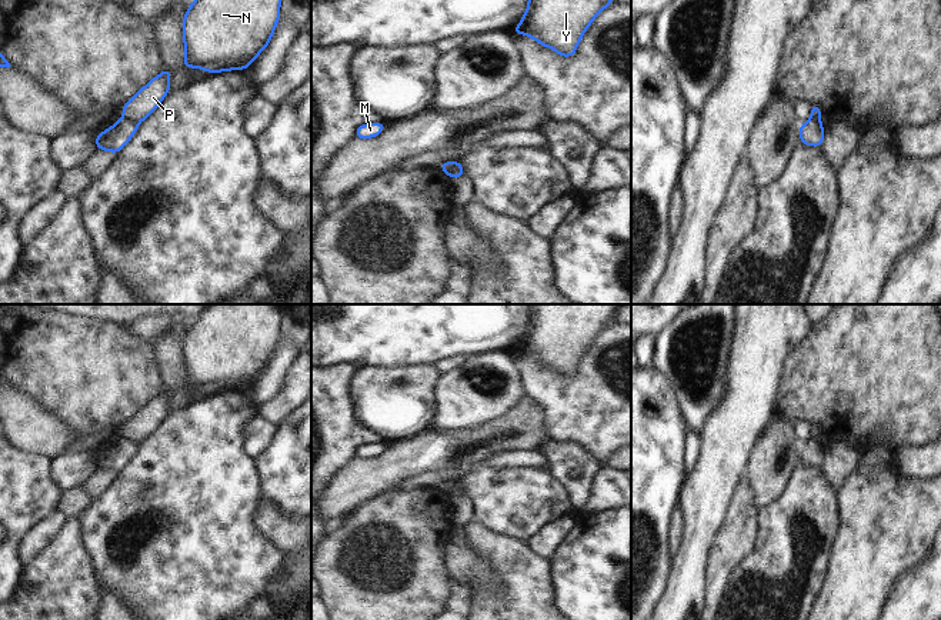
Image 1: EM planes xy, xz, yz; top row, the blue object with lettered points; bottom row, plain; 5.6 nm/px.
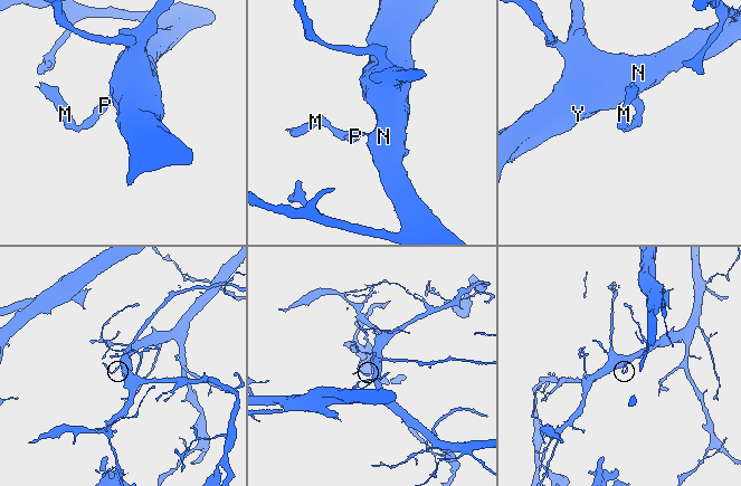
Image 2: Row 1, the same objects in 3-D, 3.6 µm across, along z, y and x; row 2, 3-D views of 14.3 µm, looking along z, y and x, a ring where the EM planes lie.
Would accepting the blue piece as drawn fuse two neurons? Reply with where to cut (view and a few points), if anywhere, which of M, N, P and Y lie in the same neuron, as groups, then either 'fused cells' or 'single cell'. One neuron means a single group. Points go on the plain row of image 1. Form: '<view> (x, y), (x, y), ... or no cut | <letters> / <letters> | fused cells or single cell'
xy (123, 437), (137, 443) | M / N P Y | fused cells

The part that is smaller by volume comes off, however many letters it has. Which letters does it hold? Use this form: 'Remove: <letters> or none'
Remove: M

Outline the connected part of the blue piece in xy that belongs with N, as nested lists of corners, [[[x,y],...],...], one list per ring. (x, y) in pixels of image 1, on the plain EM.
[[[210,304],[186,330],[183,387],[207,393],[246,390],[270,363],[280,339],[283,314],[277,304]]]

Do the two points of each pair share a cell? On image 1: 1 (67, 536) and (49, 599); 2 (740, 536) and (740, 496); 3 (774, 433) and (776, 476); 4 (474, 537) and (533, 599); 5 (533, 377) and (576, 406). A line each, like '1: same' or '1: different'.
1: same
2: same
3: same
4: same
5: same

